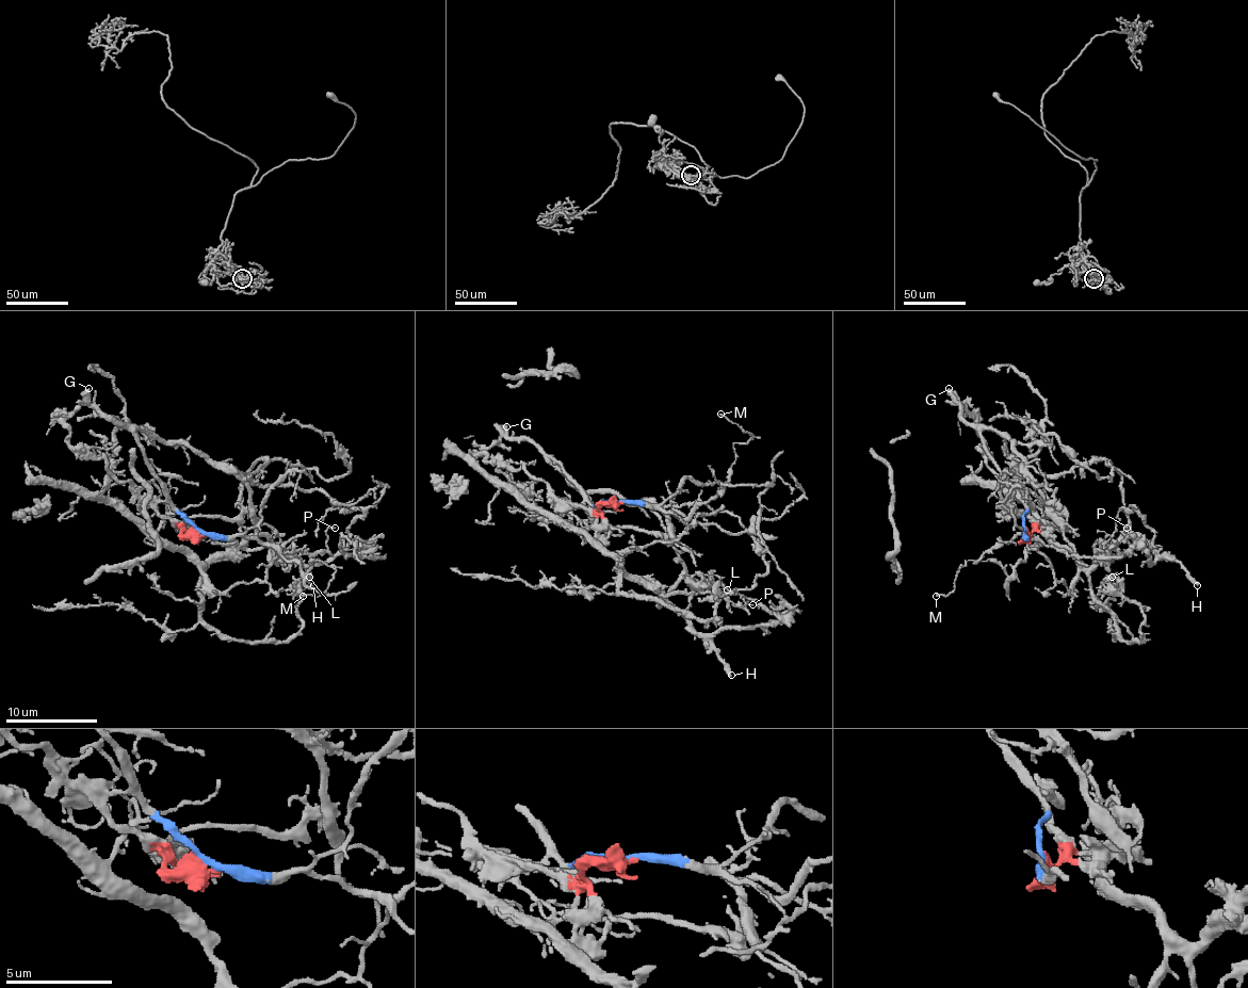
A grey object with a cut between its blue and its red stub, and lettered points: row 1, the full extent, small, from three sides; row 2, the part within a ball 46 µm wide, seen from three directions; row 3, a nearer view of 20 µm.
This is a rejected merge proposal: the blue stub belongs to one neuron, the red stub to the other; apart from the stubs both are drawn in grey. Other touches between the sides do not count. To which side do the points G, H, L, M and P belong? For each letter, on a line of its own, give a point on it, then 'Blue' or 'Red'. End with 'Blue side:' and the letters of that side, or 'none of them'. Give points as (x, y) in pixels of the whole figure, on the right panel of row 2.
G: Place: (949, 388). Blue
H: Place: (1197, 585). Red
L: Place: (1112, 577). Red
M: Place: (936, 596). Blue
P: Place: (1127, 528). Red
Blue side: G, M

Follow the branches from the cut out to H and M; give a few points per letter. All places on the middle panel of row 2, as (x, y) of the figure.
H: (616, 503), (600, 507), (602, 525), (574, 531), (588, 535), (616, 563), (646, 581), (701, 636), (731, 676)
M: (616, 503), (660, 505), (685, 519), (711, 501), (736, 459), (733, 446), (752, 436), (719, 414)

